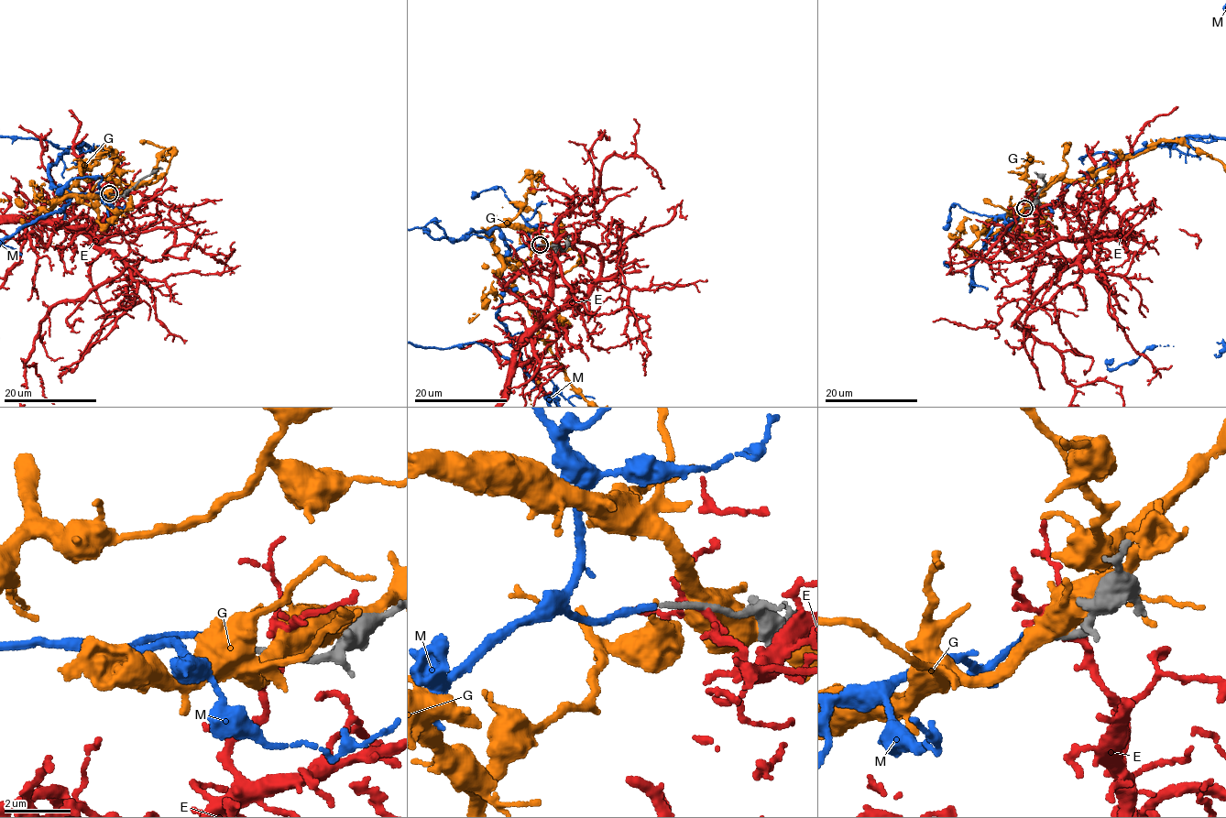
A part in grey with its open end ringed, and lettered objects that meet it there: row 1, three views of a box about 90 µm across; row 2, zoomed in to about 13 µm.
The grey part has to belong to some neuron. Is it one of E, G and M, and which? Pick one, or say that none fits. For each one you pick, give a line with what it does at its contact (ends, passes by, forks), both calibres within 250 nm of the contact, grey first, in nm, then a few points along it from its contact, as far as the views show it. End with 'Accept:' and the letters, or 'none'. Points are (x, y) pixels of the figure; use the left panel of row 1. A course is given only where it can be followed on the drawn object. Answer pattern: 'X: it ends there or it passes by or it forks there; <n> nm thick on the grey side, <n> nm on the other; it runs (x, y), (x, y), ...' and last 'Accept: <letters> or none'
M: it ends there; 160 nm thick on the grey side, 170 nm on the other
Accept: M

